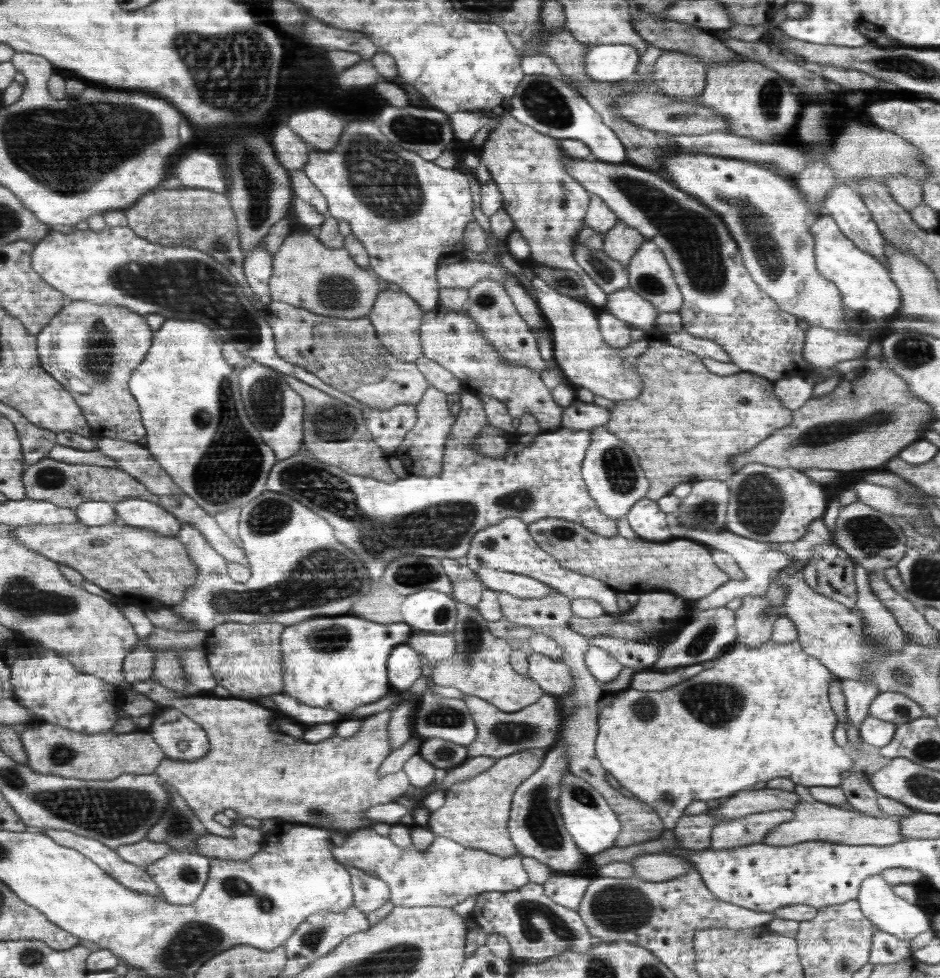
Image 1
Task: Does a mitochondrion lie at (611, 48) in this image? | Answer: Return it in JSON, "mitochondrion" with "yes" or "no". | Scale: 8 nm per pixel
{"mitochondrion":"no"}

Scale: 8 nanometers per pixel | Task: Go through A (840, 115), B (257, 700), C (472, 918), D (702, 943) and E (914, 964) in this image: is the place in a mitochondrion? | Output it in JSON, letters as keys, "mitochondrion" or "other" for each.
{"A":"other","B":"other","C":"other","D":"other","E":"other"}

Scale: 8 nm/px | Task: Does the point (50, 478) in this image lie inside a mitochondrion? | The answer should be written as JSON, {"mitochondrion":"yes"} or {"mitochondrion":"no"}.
{"mitochondrion":"yes"}

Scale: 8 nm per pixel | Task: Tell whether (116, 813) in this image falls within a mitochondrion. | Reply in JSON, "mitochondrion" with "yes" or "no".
{"mitochondrion":"yes"}

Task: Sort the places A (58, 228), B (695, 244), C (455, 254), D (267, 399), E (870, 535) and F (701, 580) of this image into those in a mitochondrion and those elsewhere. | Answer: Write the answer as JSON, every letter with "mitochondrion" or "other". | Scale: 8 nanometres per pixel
{"A":"other","B":"mitochondrion","C":"other","D":"mitochondrion","E":"mitochondrion","F":"other"}

